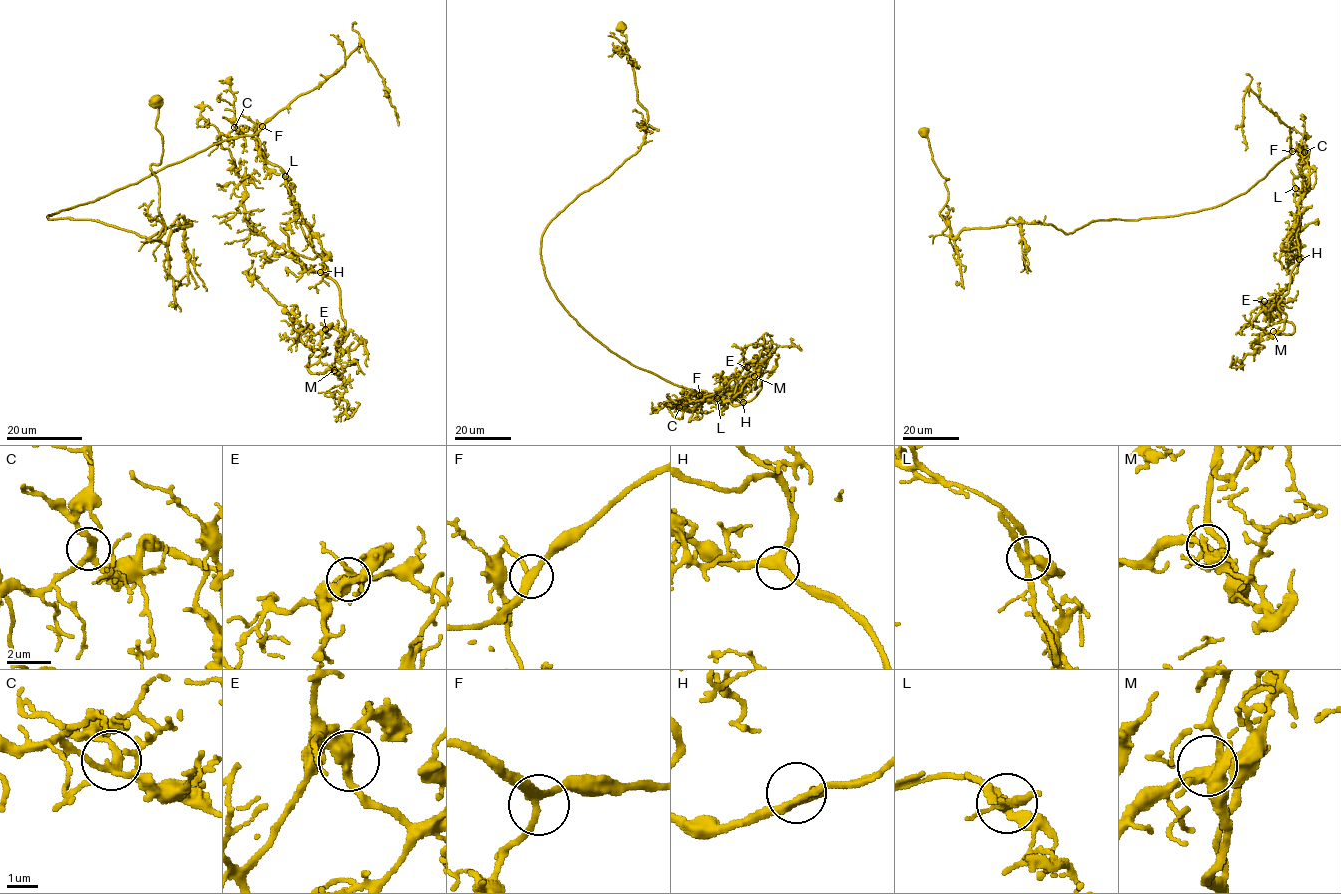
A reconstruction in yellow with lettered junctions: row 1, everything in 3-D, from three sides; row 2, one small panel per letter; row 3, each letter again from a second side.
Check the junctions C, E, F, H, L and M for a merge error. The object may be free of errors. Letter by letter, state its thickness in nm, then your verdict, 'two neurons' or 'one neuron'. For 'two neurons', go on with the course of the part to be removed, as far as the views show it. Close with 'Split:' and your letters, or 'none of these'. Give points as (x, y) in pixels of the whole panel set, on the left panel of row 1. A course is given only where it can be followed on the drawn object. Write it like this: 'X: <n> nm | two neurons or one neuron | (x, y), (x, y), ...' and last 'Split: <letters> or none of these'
C: 260 nm | one neuron
E: 360 nm | one neuron
F: 260 nm | one neuron
H: 280 nm | one neuron
L: 280 nm | two neurons | (285, 177), (261, 158), (257, 122), (253, 135), (49, 219), (149, 237), (191, 224), (158, 238), (155, 95)
M: 340 nm | one neuron
Split: L

